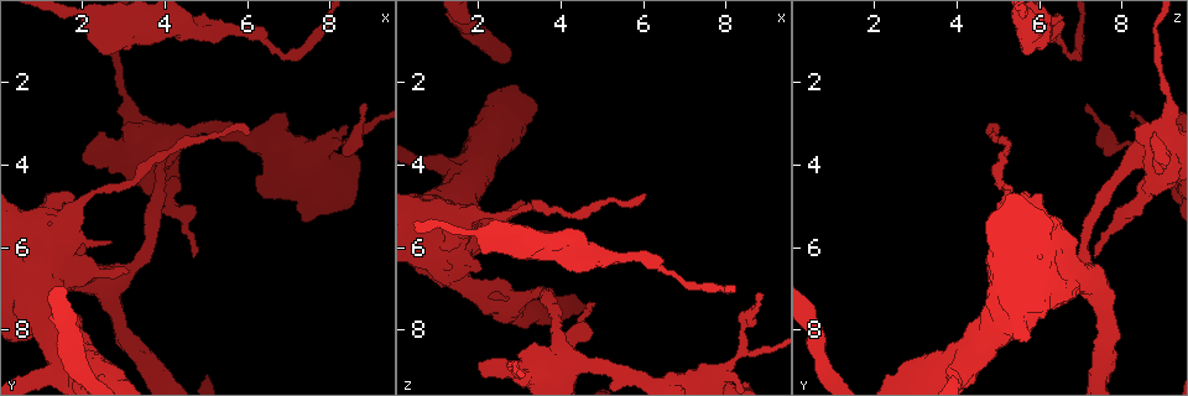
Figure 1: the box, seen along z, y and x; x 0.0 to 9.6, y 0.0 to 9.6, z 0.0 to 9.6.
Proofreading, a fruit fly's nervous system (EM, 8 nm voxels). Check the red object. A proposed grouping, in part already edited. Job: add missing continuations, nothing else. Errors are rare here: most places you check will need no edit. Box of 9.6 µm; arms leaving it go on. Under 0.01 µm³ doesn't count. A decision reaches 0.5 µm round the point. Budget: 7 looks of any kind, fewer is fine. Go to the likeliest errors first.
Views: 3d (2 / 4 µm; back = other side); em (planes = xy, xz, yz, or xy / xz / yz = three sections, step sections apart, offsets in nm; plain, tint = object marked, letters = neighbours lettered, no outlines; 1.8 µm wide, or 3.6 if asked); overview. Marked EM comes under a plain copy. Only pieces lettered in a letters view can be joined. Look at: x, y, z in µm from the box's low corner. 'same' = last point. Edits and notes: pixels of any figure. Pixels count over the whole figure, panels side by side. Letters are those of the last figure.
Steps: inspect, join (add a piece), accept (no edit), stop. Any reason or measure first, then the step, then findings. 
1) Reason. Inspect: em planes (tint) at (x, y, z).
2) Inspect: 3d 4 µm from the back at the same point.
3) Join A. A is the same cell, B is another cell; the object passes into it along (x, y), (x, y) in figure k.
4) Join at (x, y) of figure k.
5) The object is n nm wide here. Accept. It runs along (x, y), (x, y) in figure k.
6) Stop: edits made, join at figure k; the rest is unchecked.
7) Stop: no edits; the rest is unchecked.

Sudden change in width. Inspect: 3d 4 µm at (3.70, 3.45, 8.90).

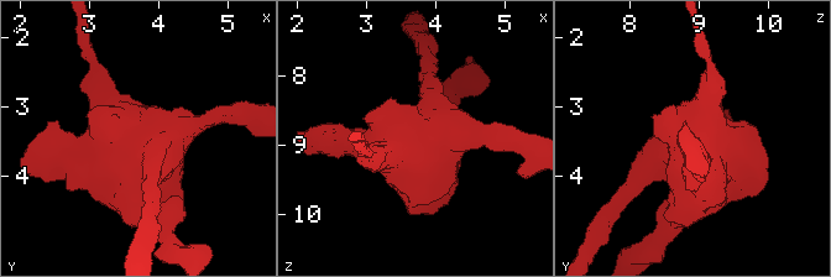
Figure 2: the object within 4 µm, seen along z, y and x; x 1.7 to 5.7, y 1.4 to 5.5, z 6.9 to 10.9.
Inspect: em 3.6 µm xz step 16 (letters) at (3.70, 3.50, 8.95).

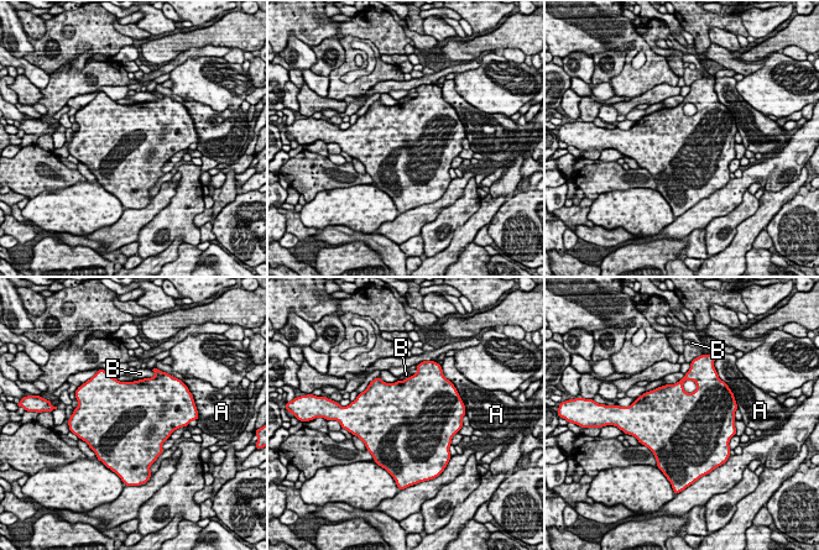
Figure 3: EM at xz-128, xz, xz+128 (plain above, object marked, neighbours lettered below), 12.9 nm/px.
Cut it another way. Inspect: em 3.6 µm planes (letters) at the same point.

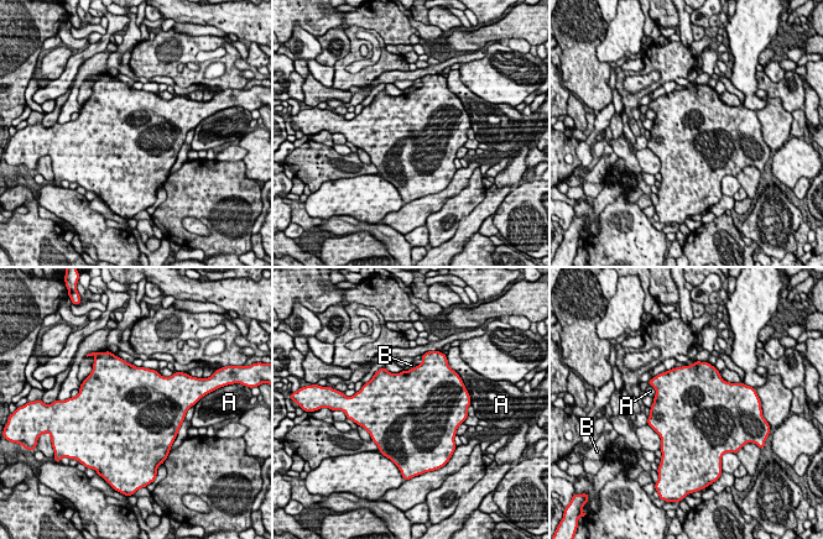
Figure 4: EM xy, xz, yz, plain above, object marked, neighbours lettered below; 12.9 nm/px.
Accept. A and B are other cells; a border runs along (404, 370), (399, 372), (386, 371) in figure 4; none of them fits.

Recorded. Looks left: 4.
A fork. Inspect: em 3.6 µm planes (letters) at (7.95, 3.45, 9.00).

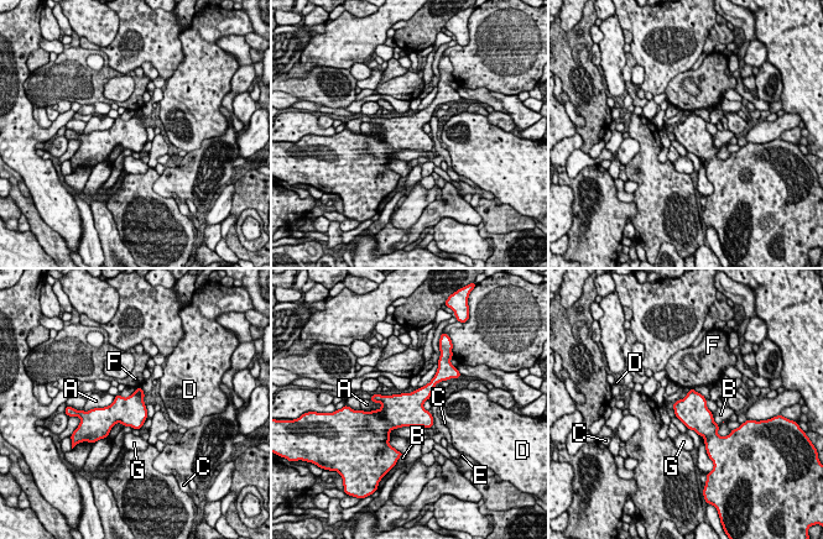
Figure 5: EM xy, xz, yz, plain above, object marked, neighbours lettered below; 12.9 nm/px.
The longest contact is with A, 220 nm. Accept. A, B, C, D, E, F and G are other cells; a border runs along (381, 403), (379, 408), (368, 412) in figure 5; none of them fits.

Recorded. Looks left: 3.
Calibre changes. Inspect: em 3.6 µm planes (tint) at (1.25, 5.15, 6.00).

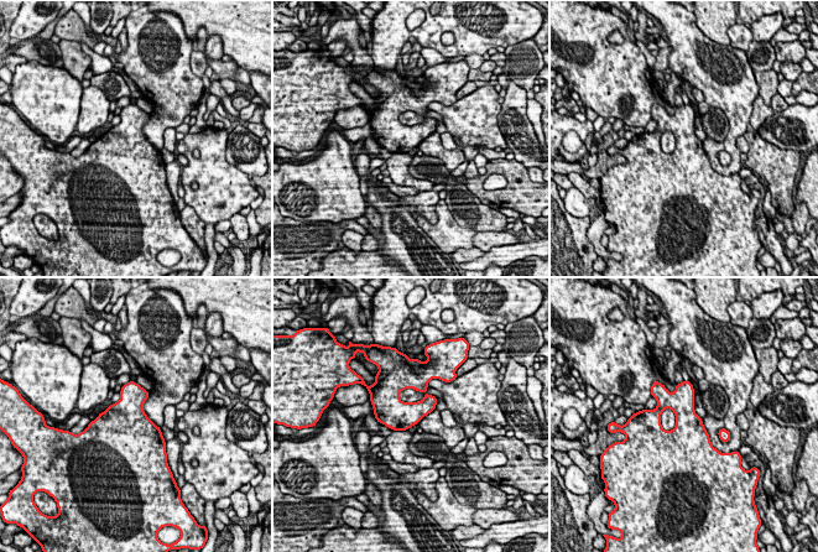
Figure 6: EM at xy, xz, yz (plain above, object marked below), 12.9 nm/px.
See the neighbours. Inspect: em 3.6 µm planes (letters) at the same point.

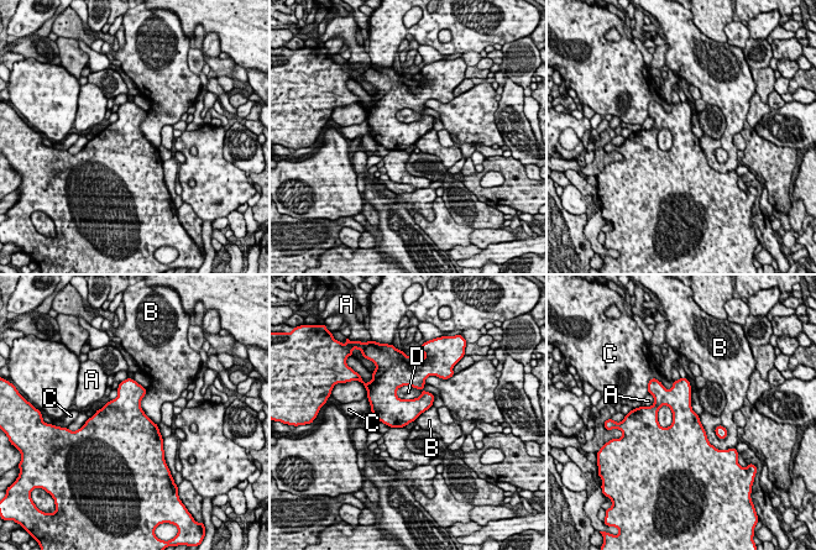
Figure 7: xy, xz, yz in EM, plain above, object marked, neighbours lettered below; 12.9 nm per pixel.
Accept. A, B, C and D are other cells; a border runs along (145, 388), (141, 409), (157, 425) in figure 7; none of them fits.

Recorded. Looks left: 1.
Stop: no edits; the rest is unchecked.

